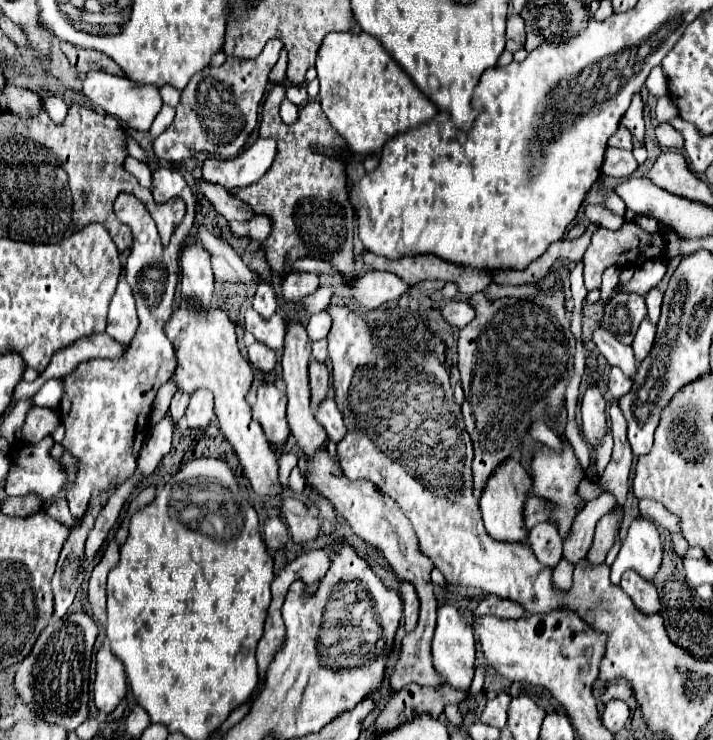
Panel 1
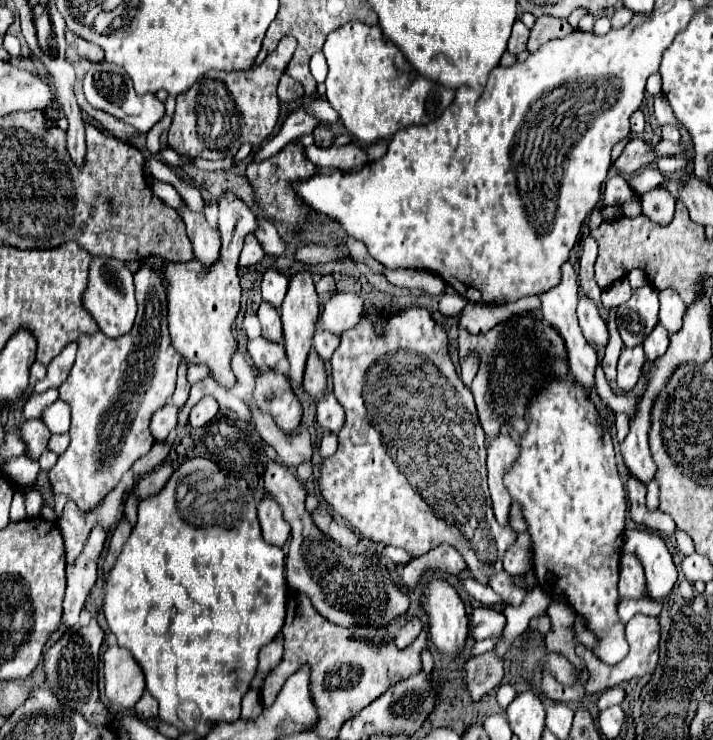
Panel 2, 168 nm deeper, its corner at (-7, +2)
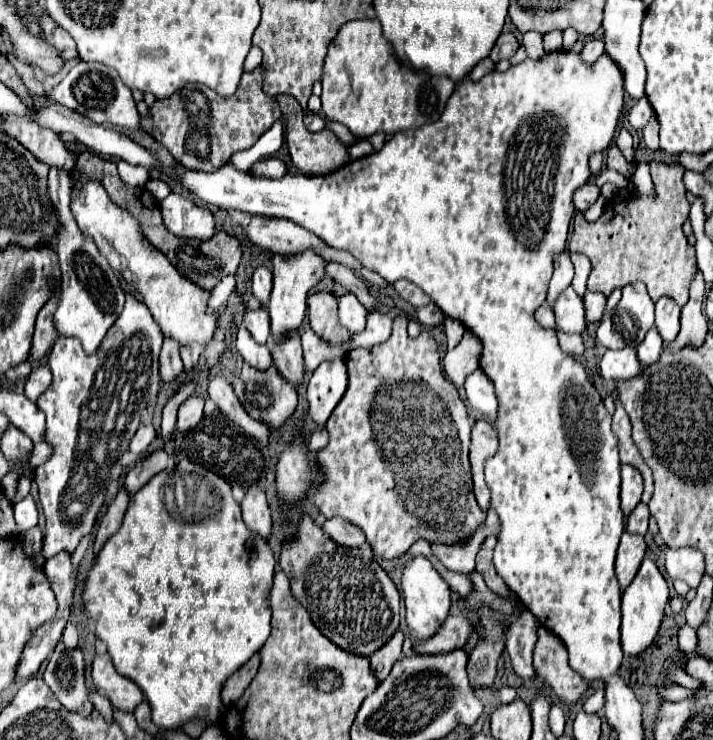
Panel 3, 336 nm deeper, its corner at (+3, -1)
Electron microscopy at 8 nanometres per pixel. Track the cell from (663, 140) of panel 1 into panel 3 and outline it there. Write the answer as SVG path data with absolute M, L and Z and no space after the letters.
M652 118L652 120L644 126L644 130L642 130L642 138L644 138L644 142L646 142L646 146L648 146L650 150L658 150L658 148L660 148L658 130L660 130L660 124L658 124L656 118Z

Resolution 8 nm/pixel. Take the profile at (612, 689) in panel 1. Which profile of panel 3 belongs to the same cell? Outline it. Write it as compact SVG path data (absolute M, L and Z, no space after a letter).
M604 688L594 690L594 694L584 702L586 712L602 712L604 708Z

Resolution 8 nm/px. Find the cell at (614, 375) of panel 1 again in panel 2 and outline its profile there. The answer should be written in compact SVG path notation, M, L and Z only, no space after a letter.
M642 345L632 347L632 349L628 347L622 349L620 359L618 359L618 387L622 391L630 391L636 385L644 363L646 363L646 357L644 357Z

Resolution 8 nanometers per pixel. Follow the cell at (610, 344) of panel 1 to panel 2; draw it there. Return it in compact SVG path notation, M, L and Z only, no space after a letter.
M582 297L576 313L578 313L578 323L580 323L580 329L586 337L586 341L590 345L604 347L608 343L608 329L606 329L606 323L602 321L602 317L598 313L596 303L588 297Z

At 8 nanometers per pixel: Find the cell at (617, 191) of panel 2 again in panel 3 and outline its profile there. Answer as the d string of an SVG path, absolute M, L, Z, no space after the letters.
M588 182L584 184L582 188L576 190L576 196L574 196L574 204L576 204L576 210L584 212L588 210L600 196L600 188L594 184L594 182Z

